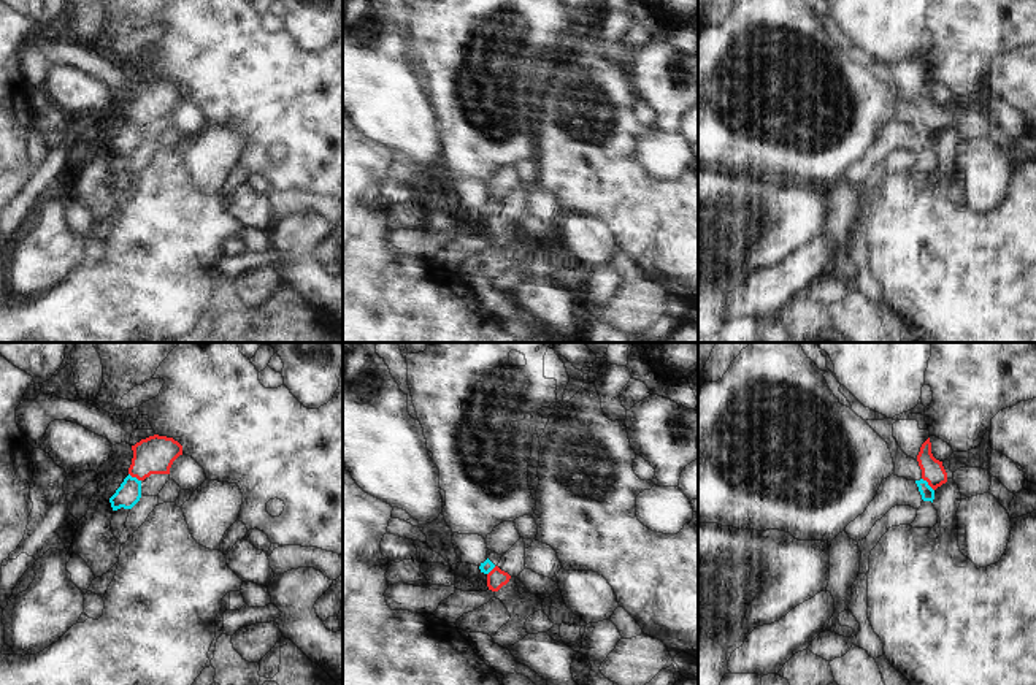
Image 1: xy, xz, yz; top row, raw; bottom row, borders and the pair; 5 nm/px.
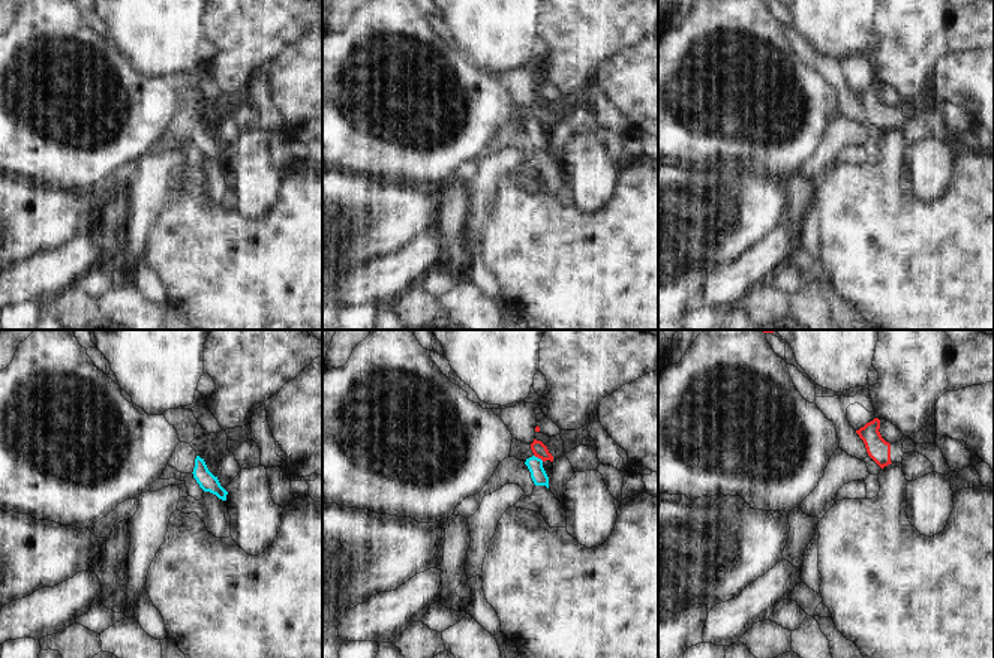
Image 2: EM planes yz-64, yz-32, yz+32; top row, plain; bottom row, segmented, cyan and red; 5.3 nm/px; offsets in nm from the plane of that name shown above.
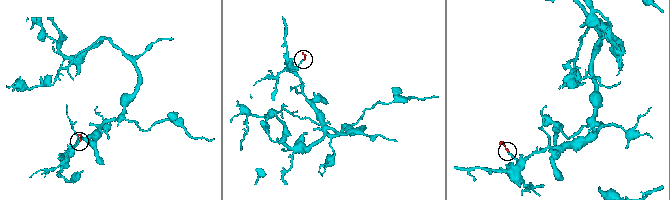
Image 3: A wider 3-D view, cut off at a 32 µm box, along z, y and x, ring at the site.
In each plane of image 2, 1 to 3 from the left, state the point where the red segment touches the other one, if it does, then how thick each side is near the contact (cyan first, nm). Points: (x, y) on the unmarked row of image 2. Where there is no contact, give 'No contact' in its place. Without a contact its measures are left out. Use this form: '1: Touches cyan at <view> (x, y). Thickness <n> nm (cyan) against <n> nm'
1: No contact
2: Touches cyan at yz-32 (537, 122). Thickness 90 nm (cyan) against 80 nm
3: No contact.

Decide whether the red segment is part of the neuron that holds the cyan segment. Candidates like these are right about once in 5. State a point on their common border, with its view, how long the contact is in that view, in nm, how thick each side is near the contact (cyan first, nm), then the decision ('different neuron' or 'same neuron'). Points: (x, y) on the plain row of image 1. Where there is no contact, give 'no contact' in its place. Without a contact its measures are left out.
meets cyan in yz at (927, 129); contact 90 nm long; 70 nm thick on the cyan side, 120 nm on the other; different neuron

